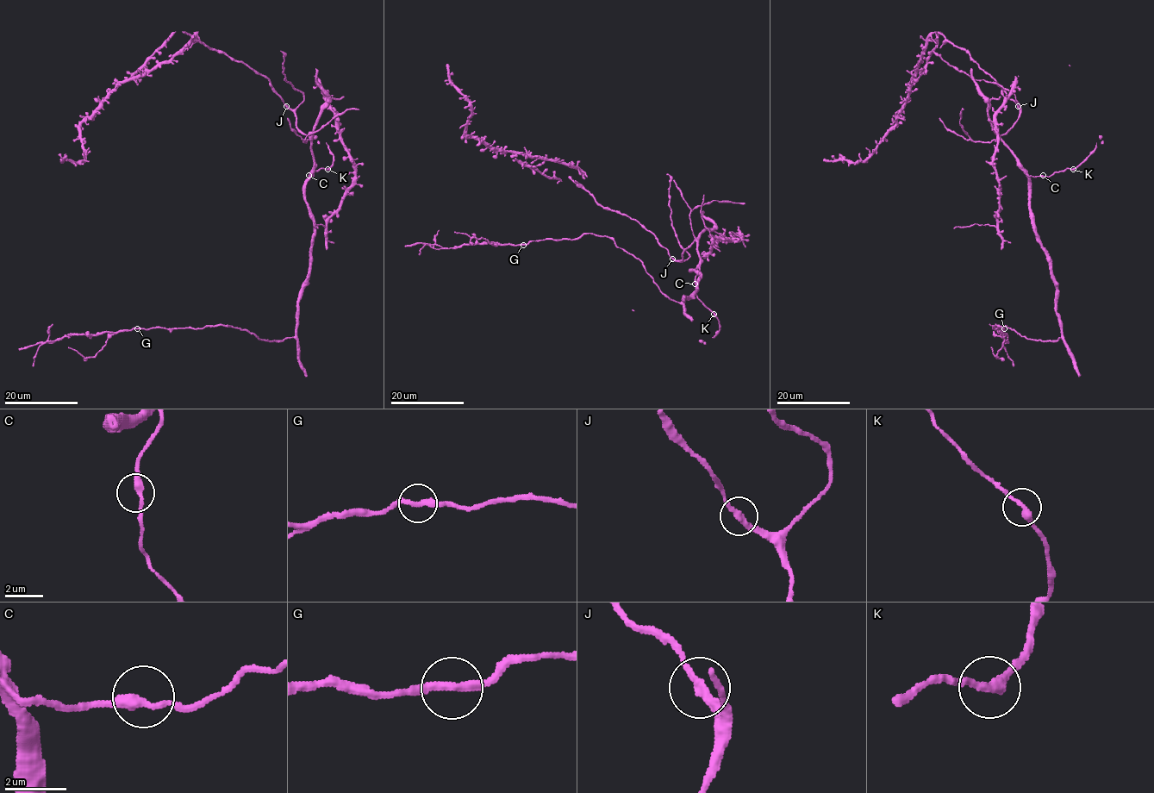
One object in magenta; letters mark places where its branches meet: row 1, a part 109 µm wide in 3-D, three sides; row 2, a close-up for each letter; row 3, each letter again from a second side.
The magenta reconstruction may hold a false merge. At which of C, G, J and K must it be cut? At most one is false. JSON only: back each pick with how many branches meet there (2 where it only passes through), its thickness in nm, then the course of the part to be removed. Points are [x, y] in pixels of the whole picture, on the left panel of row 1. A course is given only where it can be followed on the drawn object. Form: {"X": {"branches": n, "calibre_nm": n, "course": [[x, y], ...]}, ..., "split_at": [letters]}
{"split_at": []}

